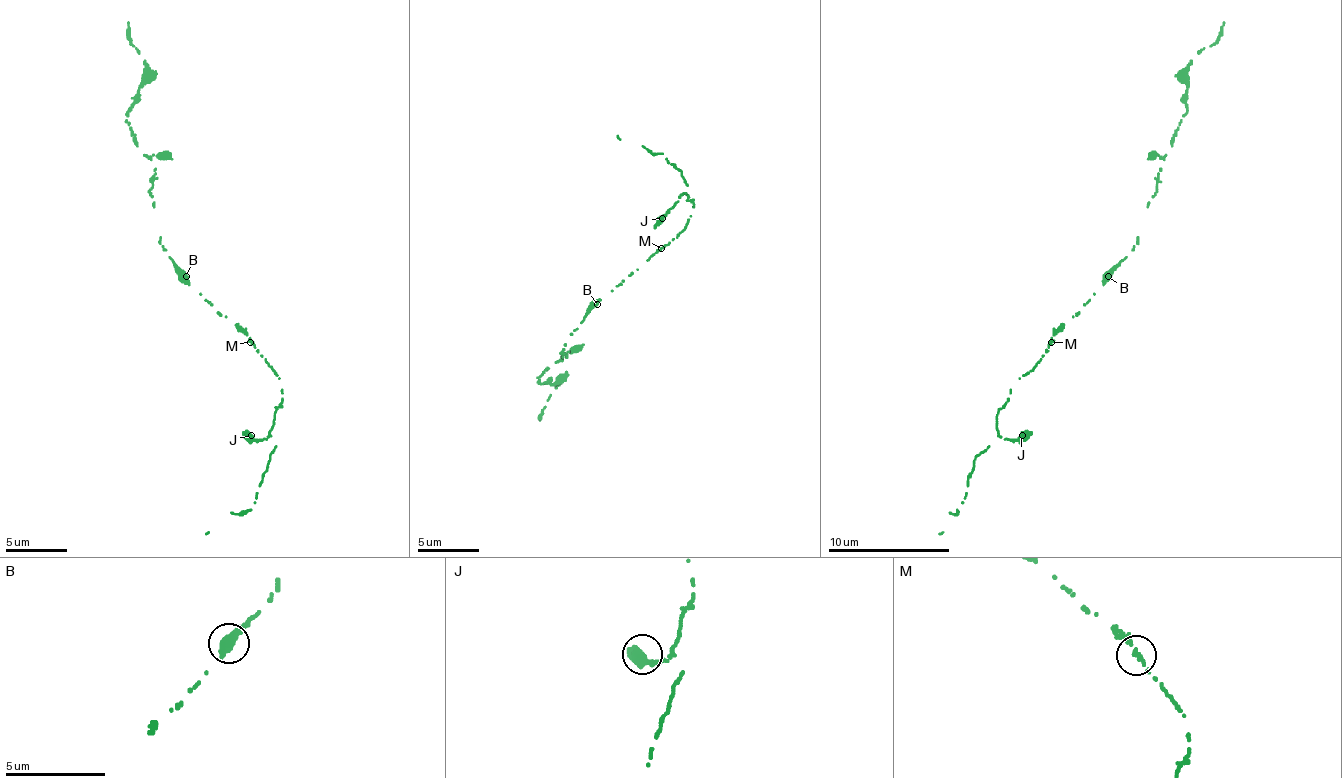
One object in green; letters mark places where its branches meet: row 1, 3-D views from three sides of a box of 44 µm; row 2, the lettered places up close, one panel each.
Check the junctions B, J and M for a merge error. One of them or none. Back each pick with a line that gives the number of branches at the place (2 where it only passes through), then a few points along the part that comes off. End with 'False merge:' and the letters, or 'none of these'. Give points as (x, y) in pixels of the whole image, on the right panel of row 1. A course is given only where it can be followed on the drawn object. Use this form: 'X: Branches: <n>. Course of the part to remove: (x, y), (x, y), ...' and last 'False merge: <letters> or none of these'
False merge: none of these

